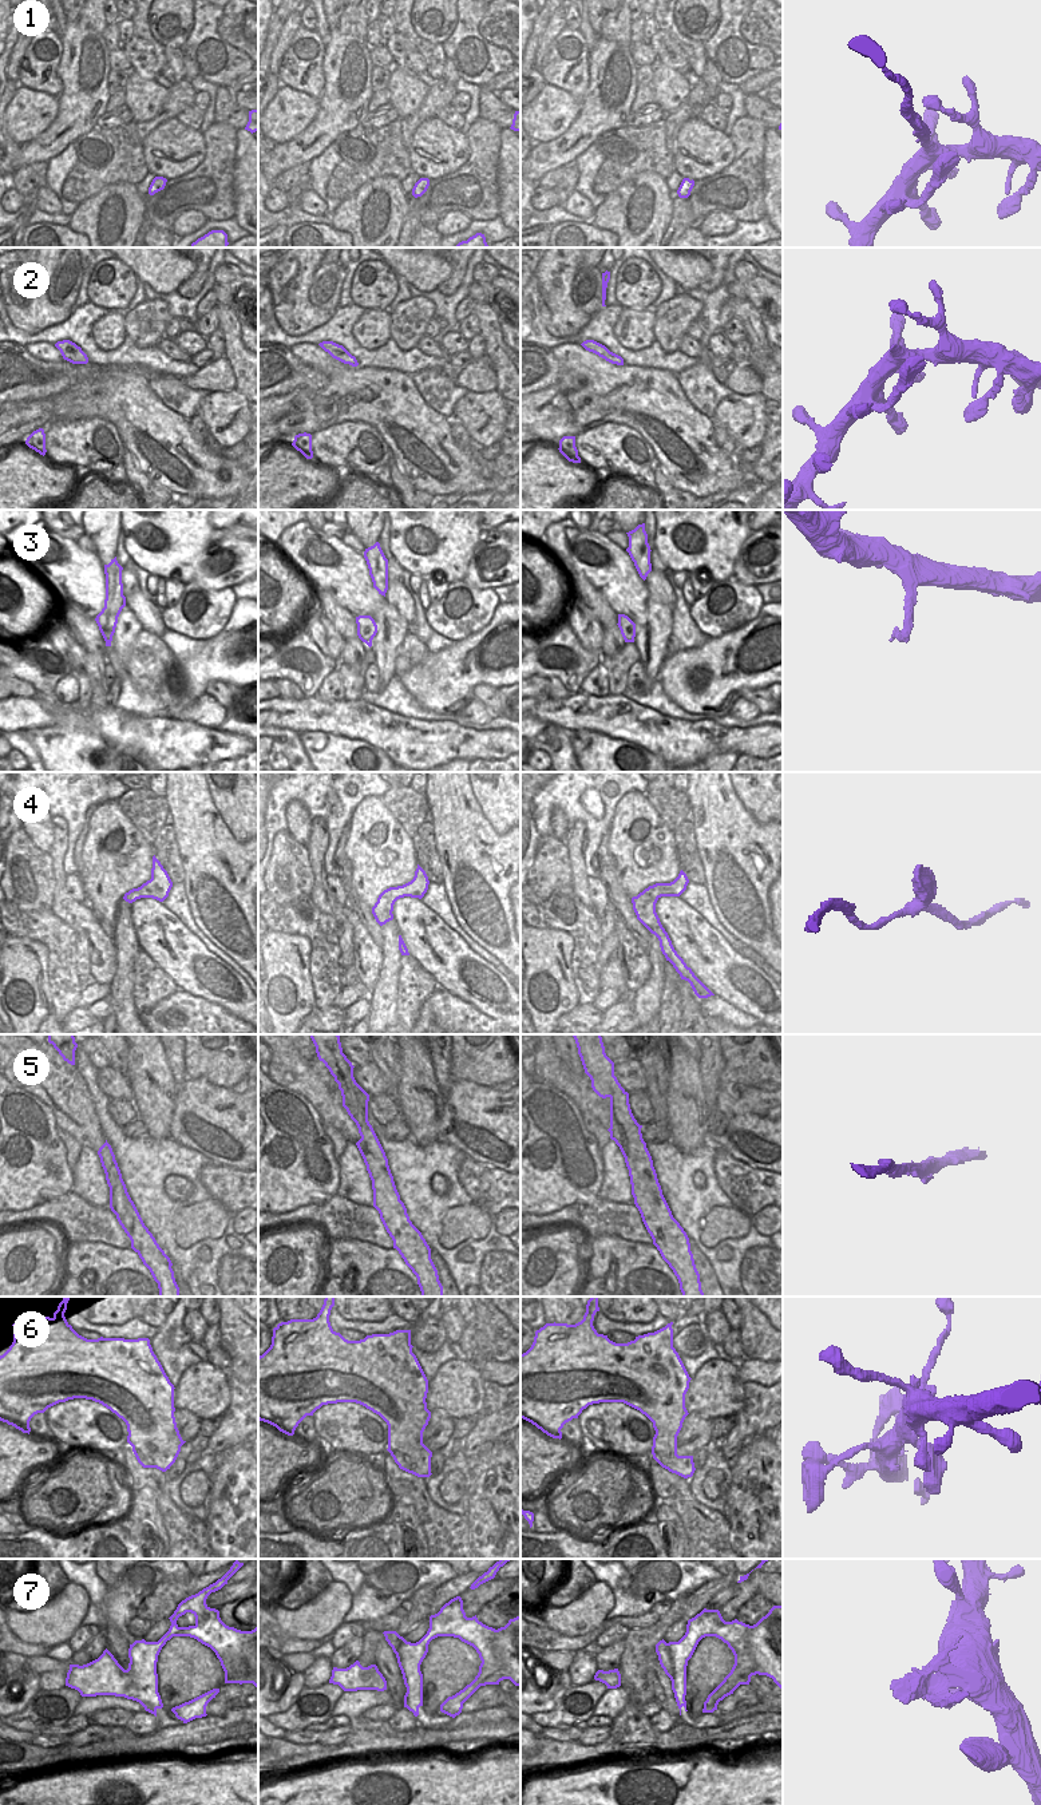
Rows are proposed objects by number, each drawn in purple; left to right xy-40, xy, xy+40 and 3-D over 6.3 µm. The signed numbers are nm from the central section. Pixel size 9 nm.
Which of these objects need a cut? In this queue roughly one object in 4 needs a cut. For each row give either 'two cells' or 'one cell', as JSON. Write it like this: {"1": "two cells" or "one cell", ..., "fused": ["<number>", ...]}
{"1": "two cells", "2": "one cell", "3": "one cell", "4": "one cell", "5": "one cell", "6": "one cell", "7": "one cell", "fused": ["1"]}

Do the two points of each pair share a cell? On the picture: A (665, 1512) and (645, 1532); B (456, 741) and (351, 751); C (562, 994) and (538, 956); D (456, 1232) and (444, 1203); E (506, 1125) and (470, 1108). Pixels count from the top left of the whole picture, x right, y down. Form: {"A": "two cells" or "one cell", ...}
{"A": "two cells", "B": "two cells", "C": "one cell", "D": "two cells", "E": "one cell"}

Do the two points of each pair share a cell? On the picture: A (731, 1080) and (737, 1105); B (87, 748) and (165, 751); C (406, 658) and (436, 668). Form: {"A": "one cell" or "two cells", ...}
{"A": "two cells", "B": "two cells", "C": "two cells"}

